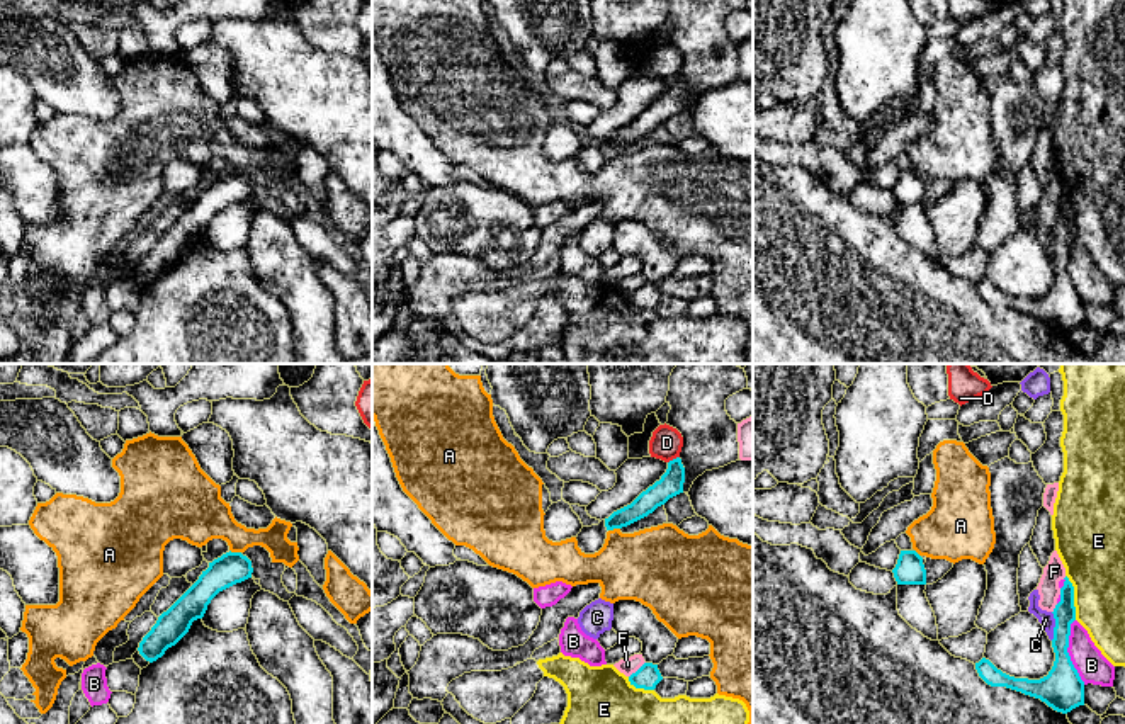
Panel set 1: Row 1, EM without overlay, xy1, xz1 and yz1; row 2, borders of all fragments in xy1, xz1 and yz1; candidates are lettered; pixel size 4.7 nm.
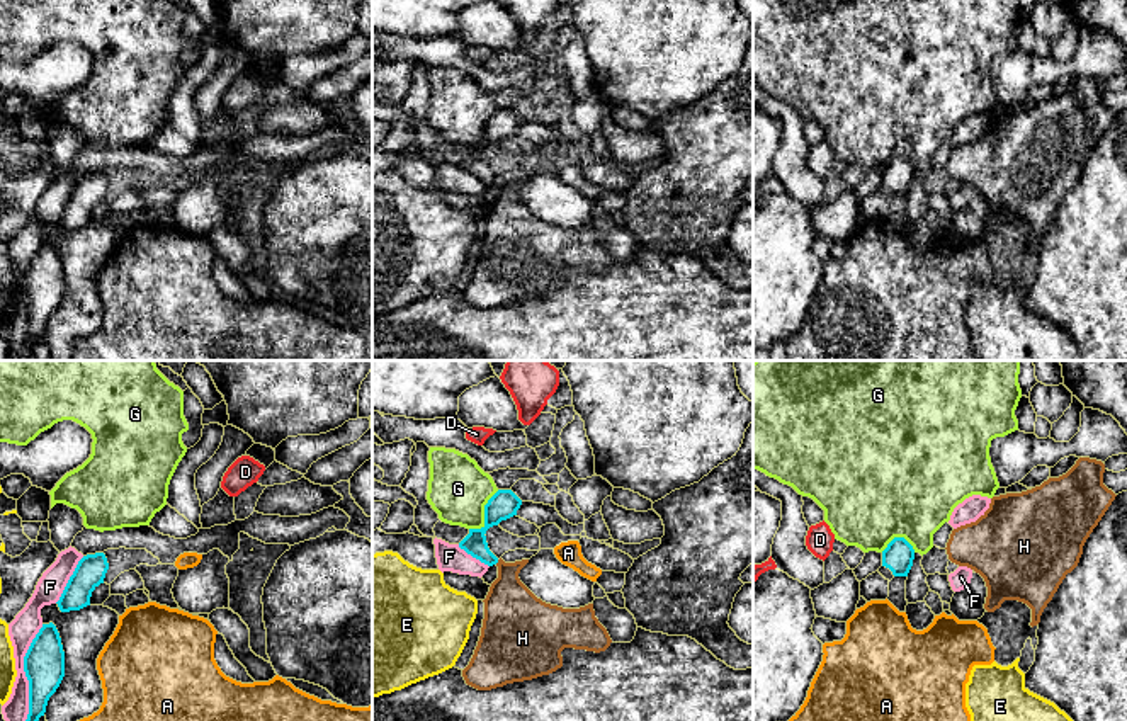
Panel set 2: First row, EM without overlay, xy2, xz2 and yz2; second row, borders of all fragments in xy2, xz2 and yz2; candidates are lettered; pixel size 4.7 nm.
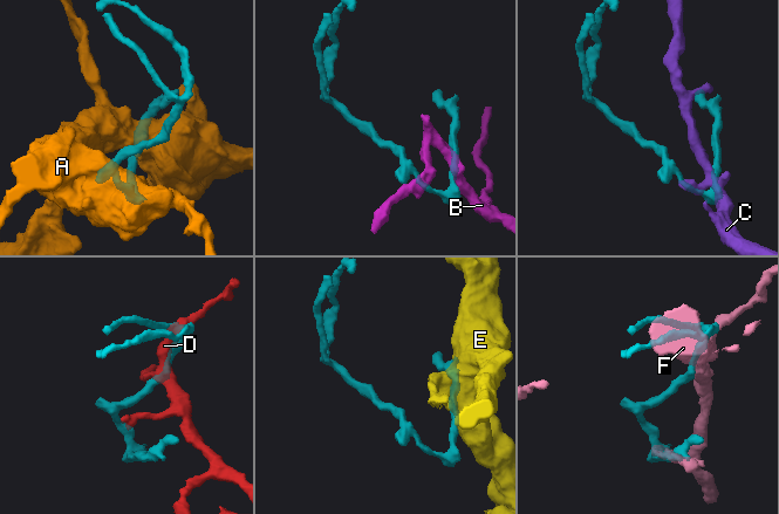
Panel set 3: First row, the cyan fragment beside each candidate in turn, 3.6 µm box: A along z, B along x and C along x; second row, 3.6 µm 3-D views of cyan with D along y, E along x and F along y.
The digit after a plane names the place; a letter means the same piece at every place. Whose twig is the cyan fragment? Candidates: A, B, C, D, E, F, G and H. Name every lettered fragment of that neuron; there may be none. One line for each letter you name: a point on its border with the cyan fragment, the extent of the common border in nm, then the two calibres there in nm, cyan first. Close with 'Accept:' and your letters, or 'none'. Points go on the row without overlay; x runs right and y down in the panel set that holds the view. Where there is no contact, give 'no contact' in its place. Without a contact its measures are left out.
H: xz2 (497, 181) | 30 nm | 120/260 nm
Accept: H

